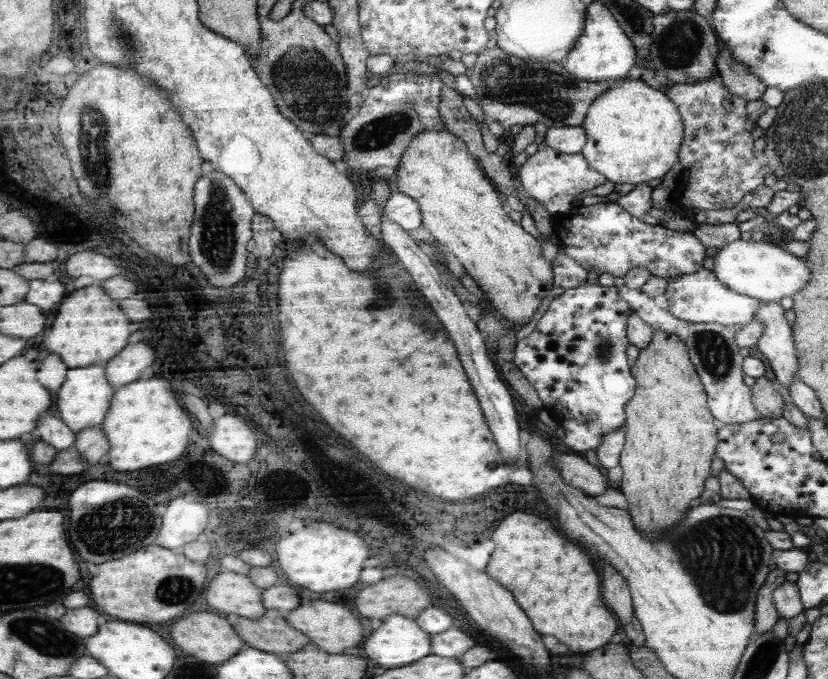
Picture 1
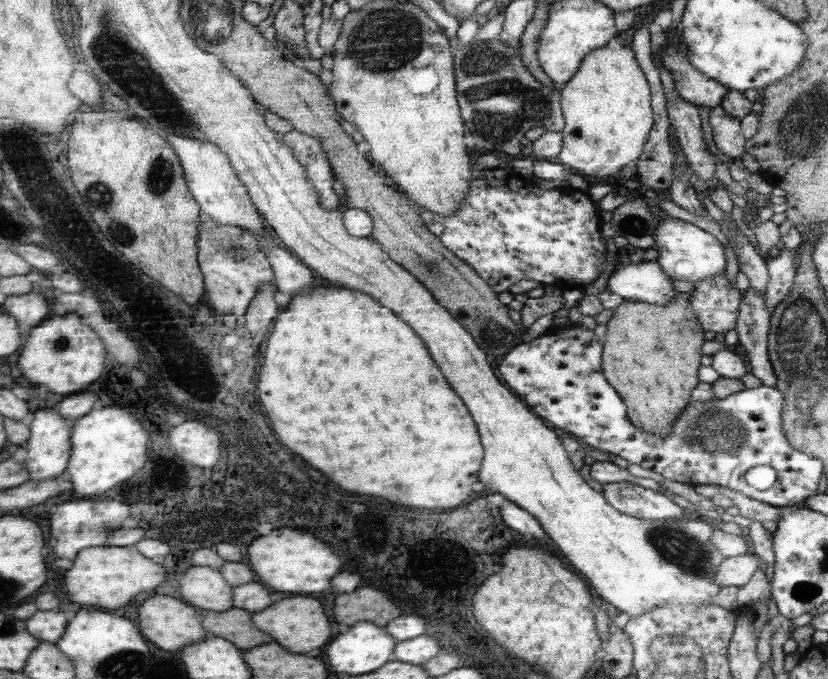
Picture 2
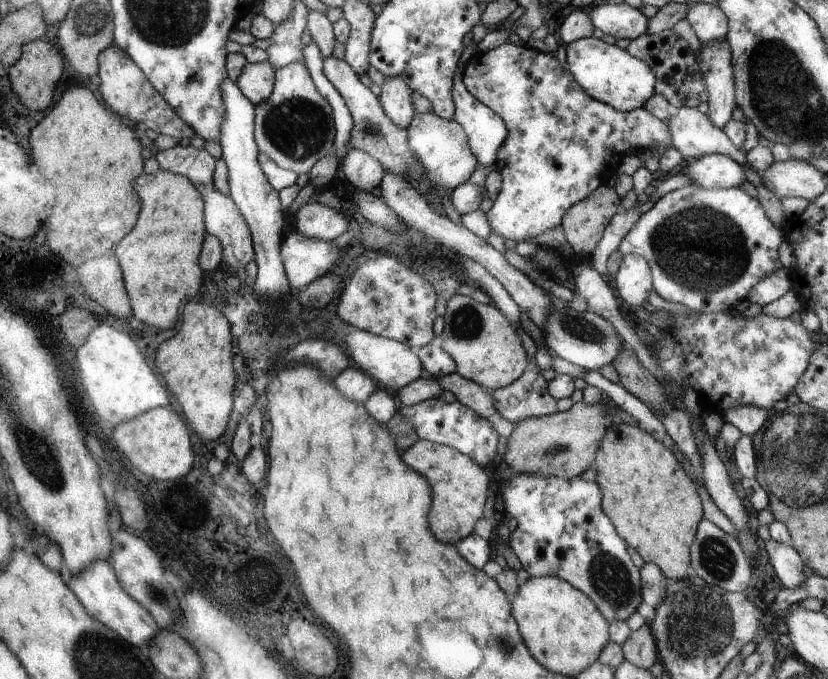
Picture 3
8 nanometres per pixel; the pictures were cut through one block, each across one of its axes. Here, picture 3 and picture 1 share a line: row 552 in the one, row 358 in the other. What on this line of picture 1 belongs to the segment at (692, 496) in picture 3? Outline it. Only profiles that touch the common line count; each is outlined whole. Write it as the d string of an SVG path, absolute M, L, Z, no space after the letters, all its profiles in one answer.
M654 330L650 344L640 348L631 373L637 380L637 387L635 395L627 403L627 418L622 426L625 443L619 458L619 465L623 468L620 491L628 500L627 510L632 514L637 528L643 530L644 537L654 537L676 527L692 508L690 502L702 496L704 480L710 476L714 452L719 444L719 430L724 424L709 411L703 381L692 364L690 350L679 336Z

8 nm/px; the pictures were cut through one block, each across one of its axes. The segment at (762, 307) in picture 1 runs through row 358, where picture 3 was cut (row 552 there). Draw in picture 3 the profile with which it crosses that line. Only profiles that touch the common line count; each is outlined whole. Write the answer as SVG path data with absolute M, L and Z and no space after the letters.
M772 539L762 542L776 576L786 589L797 589L806 579L804 561L793 546L788 546Z

